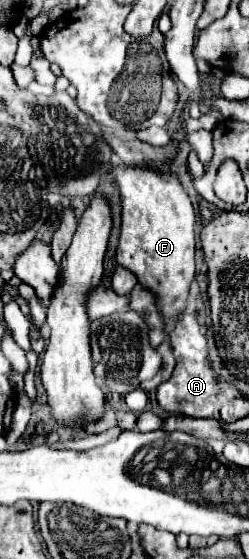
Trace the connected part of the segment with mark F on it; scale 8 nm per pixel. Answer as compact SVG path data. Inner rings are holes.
M121 165L111 167L109 173L119 185L123 203L117 263L133 271L139 285L155 293L165 327L171 327L171 317L185 311L189 287L195 279L195 213L189 195L171 173L161 175L147 167Z

